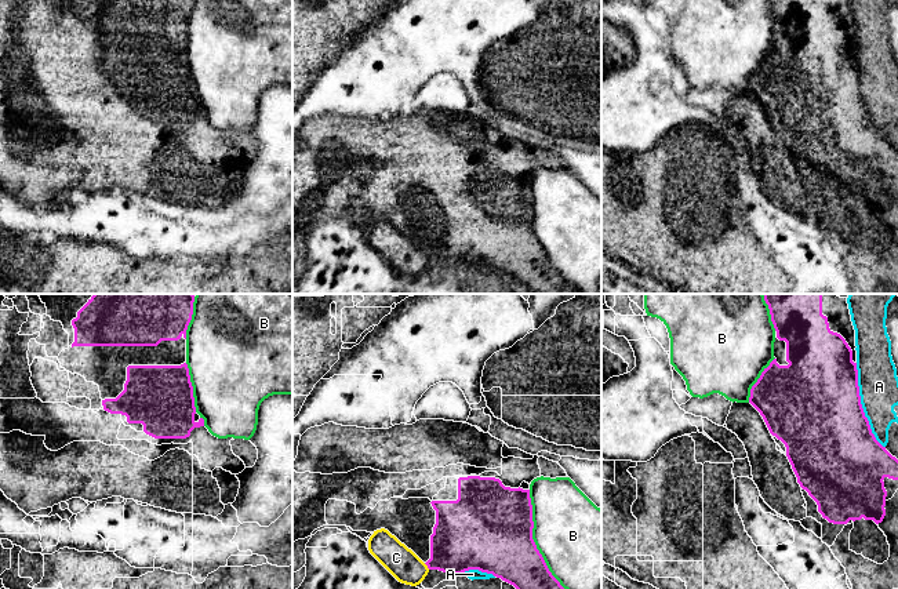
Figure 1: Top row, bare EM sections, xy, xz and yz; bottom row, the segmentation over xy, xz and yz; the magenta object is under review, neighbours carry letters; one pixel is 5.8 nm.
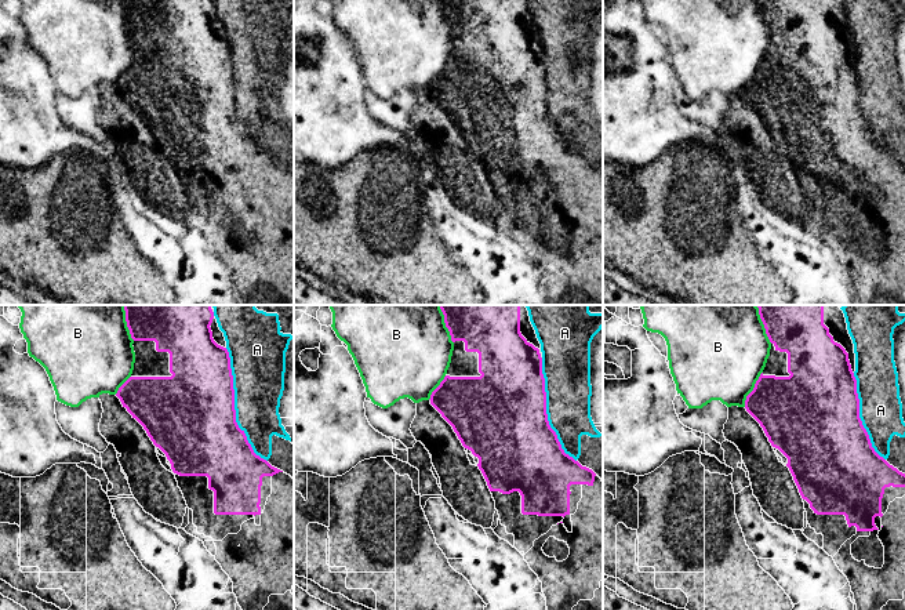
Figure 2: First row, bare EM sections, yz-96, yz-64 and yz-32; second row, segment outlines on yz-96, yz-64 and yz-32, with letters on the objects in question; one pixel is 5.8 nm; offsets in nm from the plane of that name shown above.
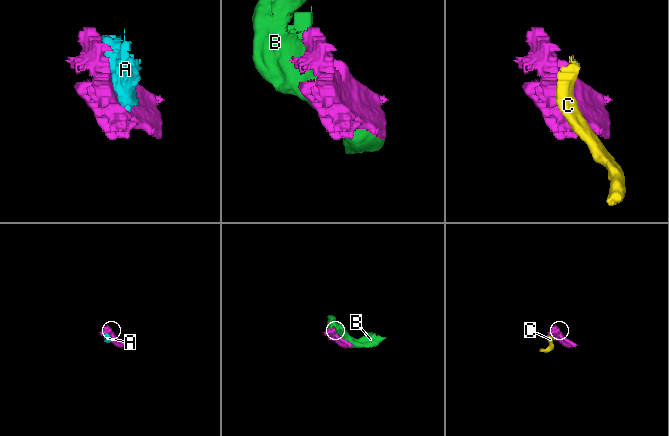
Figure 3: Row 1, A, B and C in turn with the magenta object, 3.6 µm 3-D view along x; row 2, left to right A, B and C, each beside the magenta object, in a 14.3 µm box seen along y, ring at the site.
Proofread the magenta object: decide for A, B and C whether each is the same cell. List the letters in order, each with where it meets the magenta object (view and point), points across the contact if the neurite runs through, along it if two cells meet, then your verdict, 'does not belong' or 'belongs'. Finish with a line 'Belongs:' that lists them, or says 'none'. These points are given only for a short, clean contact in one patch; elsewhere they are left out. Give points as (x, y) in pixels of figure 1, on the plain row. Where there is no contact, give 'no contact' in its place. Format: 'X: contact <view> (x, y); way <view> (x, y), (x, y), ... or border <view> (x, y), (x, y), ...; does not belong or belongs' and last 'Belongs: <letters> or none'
A: contact yz (861, 97); does not belong
B: contact xz (537, 240); does not belong
C: contact xz (426, 255); does not belong
Belongs: none

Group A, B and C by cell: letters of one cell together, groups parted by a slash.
A / B / C

